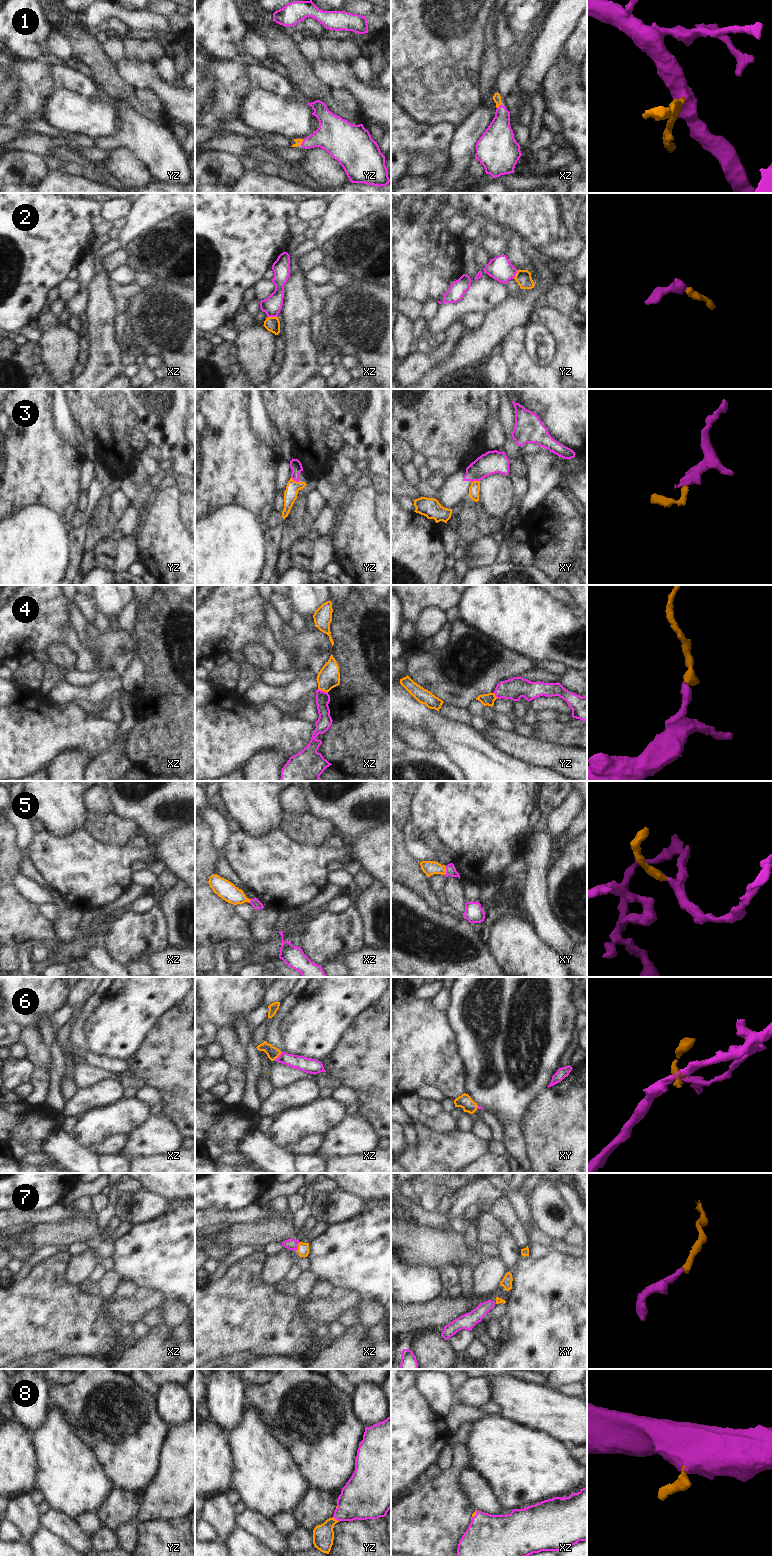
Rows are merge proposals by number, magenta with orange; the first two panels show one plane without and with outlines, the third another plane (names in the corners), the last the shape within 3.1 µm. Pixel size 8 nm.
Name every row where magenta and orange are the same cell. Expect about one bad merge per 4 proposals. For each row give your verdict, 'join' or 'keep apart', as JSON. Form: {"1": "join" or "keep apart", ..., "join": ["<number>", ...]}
{"1": "join", "2": "join", "3": "keep apart", "4": "keep apart", "5": "join", "6": "join", "7": "join", "8": "join", "join": ["1", "2", "5", "6", "7", "8"]}

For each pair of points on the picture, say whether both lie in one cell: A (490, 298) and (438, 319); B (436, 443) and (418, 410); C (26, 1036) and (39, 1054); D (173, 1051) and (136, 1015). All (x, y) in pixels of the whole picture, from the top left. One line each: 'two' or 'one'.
A: one
B: one
C: one
D: two

